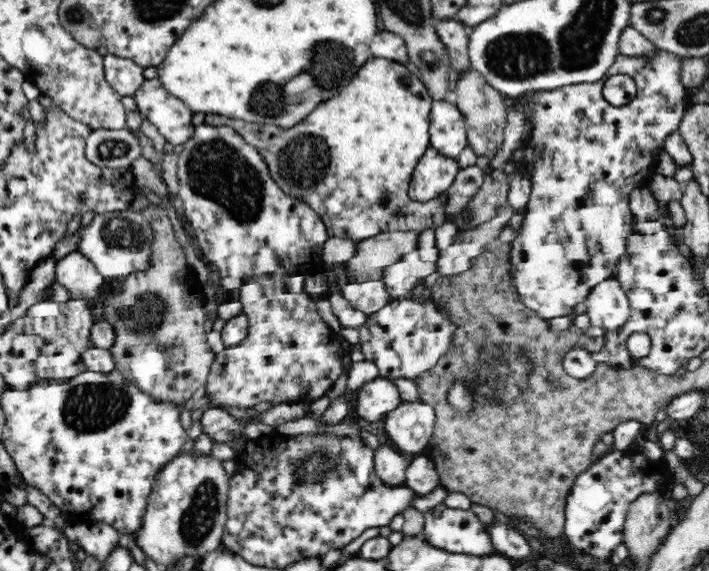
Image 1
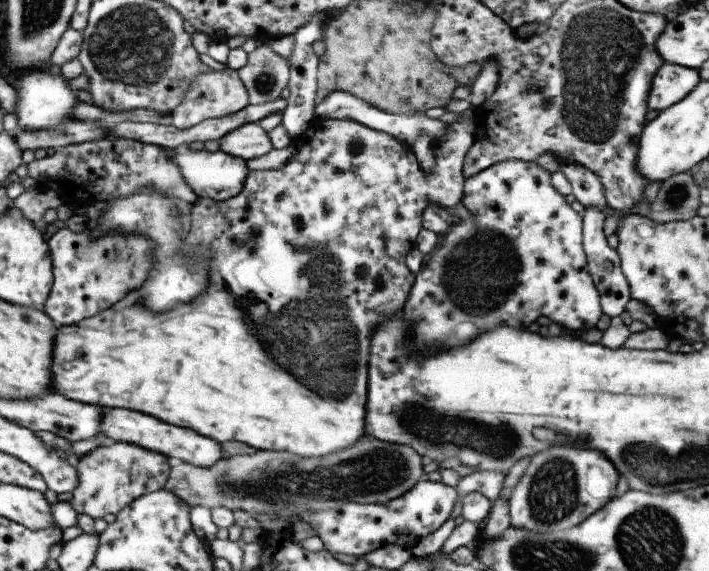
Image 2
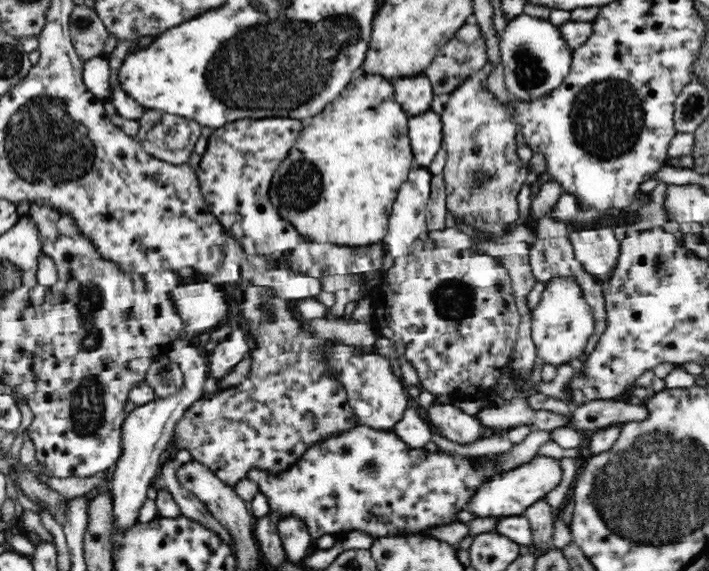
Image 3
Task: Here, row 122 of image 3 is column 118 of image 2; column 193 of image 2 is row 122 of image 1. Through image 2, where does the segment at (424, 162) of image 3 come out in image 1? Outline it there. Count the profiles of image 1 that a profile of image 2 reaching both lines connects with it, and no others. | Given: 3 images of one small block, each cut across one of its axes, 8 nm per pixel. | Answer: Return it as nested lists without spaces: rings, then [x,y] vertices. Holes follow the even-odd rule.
[[[434,101],[430,112],[430,143],[437,152],[457,160],[467,142],[467,125],[455,105]]]

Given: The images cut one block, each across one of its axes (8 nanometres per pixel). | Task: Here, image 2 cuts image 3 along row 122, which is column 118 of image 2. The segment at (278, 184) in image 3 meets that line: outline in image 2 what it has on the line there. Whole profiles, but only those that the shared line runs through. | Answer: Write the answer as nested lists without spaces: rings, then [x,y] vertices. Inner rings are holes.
[[[470,105],[467,110],[463,110],[463,112],[459,113],[459,120],[457,122],[451,122],[451,124],[446,126],[446,135],[444,137],[438,137],[433,140],[431,150],[434,157],[434,166],[431,168],[430,173],[425,173],[418,166],[411,146],[400,143],[395,138],[389,136],[389,134],[366,128],[356,121],[347,118],[313,118],[308,124],[308,128],[292,142],[295,145],[297,153],[281,170],[249,171],[245,178],[243,188],[241,188],[241,191],[234,198],[224,202],[214,202],[210,199],[198,198],[197,202],[189,208],[185,220],[191,222],[191,230],[189,230],[189,234],[187,234],[187,238],[185,238],[183,254],[193,254],[193,248],[197,248],[197,244],[201,244],[201,248],[207,250],[207,256],[209,256],[209,258],[213,256],[211,260],[207,260],[207,290],[201,292],[199,296],[195,296],[195,298],[193,298],[191,302],[187,302],[187,304],[177,304],[177,306],[173,306],[173,310],[169,310],[169,312],[165,310],[165,312],[155,312],[155,314],[153,314],[153,312],[149,312],[145,306],[137,308],[129,301],[125,302],[126,299],[124,299],[122,303],[111,306],[103,310],[103,312],[91,316],[91,318],[81,320],[80,323],[59,327],[55,335],[55,340],[53,340],[51,393],[61,394],[61,396],[65,396],[65,398],[69,398],[69,400],[77,400],[77,402],[96,405],[100,408],[111,409],[118,407],[129,411],[141,412],[142,414],[153,416],[153,418],[157,418],[157,420],[161,420],[163,423],[189,428],[193,430],[194,433],[207,436],[217,443],[231,441],[231,438],[237,441],[241,440],[243,444],[253,446],[255,451],[264,451],[263,448],[265,448],[267,452],[269,452],[269,450],[289,450],[289,452],[293,452],[293,454],[297,454],[297,456],[325,456],[325,452],[331,454],[331,452],[335,452],[335,450],[341,450],[341,448],[351,446],[355,440],[359,442],[359,440],[365,436],[365,422],[363,422],[363,420],[365,420],[365,402],[367,400],[366,369],[368,364],[367,360],[369,359],[369,336],[371,336],[373,328],[375,328],[377,324],[381,324],[381,320],[385,320],[385,316],[393,316],[393,314],[403,306],[405,296],[407,296],[407,292],[409,292],[409,288],[411,288],[411,284],[413,284],[414,275],[406,268],[404,259],[407,252],[416,247],[417,234],[422,230],[421,218],[425,206],[428,203],[437,202],[438,204],[444,203],[448,209],[451,209],[461,201],[462,185],[465,180],[462,176],[462,163],[467,150],[473,145],[474,133],[476,132],[476,122],[474,121],[475,111],[474,106]]]

